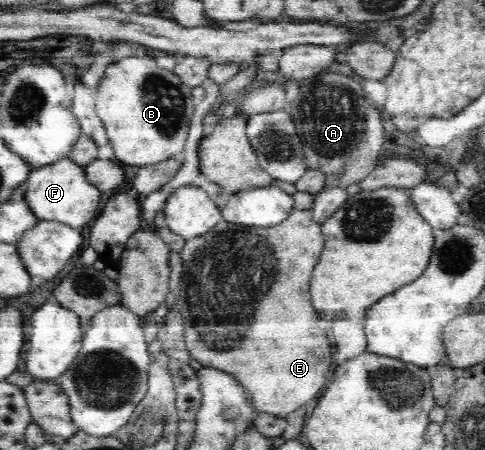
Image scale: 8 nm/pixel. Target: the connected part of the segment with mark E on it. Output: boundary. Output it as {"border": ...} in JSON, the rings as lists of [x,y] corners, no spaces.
{"border":[[[294,207],[284,221],[272,227],[261,228],[235,224],[222,219],[203,236],[186,240],[184,249],[181,251],[184,280],[182,281],[183,288],[178,297],[177,308],[185,321],[185,342],[190,356],[200,362],[202,367],[220,369],[234,376],[248,390],[250,400],[252,400],[254,410],[257,413],[272,414],[284,418],[295,409],[306,405],[310,399],[314,399],[322,391],[322,387],[326,385],[326,375],[330,371],[332,351],[330,351],[330,343],[328,343],[326,335],[320,333],[318,327],[316,327],[318,317],[316,317],[314,307],[310,305],[310,295],[308,295],[312,269],[318,263],[318,257],[322,253],[324,244],[324,234],[322,234],[321,225],[318,222],[314,222],[313,208],[303,210]]]}

